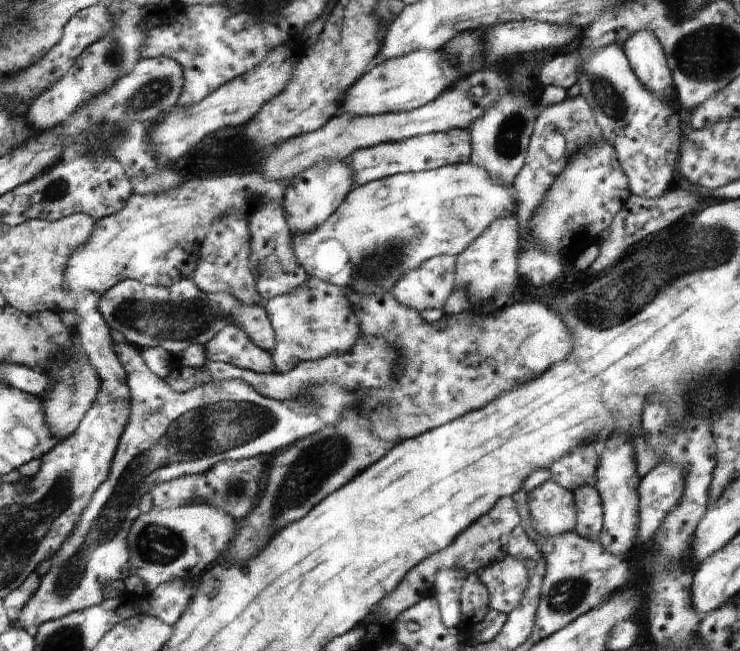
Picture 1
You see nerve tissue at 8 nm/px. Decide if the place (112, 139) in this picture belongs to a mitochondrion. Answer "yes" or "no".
yes

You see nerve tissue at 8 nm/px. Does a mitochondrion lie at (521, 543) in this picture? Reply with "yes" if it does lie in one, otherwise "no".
no

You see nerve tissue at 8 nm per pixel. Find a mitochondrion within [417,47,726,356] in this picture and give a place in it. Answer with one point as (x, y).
(613, 106)

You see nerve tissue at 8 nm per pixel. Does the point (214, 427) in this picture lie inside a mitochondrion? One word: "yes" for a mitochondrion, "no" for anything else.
yes

